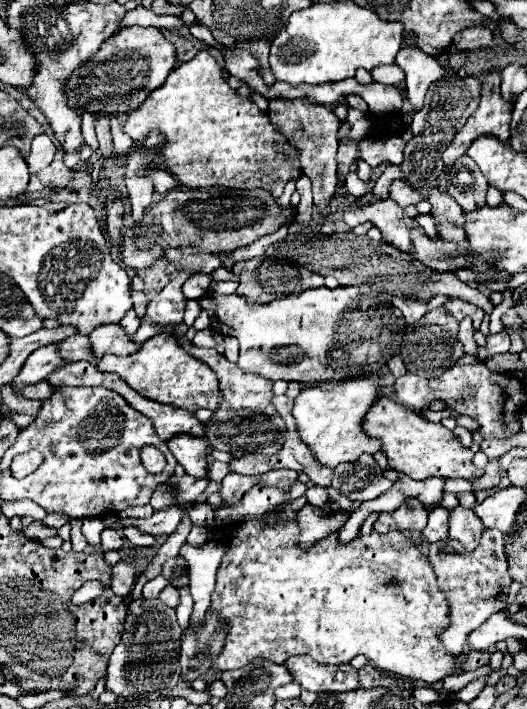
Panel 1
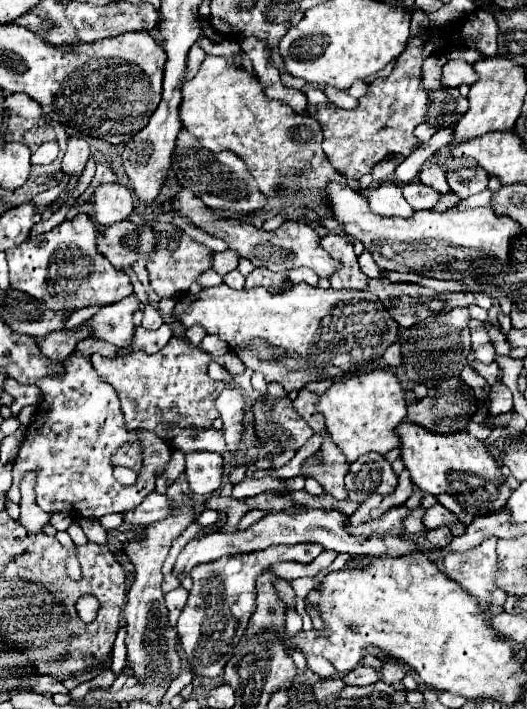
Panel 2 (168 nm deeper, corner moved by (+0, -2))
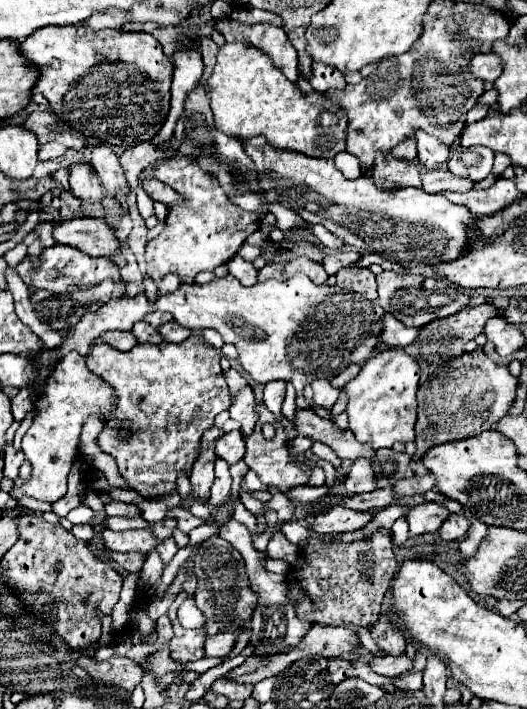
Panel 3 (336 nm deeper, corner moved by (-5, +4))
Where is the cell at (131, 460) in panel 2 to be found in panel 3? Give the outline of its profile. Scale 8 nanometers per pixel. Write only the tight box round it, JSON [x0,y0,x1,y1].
[87,334,231,498]

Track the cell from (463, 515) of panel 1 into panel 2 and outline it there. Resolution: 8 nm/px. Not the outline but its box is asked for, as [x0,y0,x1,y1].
[424,504,466,536]

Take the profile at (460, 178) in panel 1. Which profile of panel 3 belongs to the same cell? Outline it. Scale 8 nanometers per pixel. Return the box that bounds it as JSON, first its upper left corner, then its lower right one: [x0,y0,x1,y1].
[447,146,493,180]

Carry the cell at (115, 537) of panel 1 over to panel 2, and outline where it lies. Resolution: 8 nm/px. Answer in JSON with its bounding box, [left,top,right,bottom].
[122,474,194,686]

